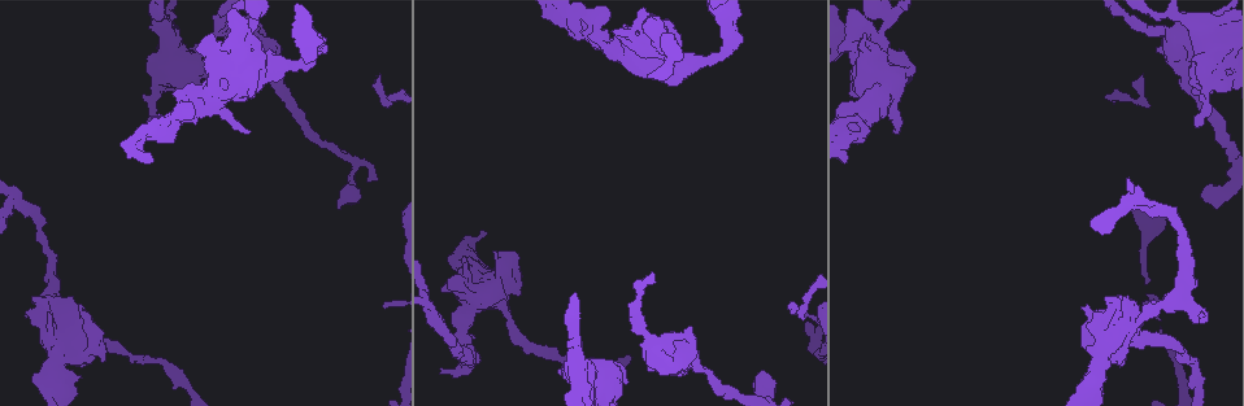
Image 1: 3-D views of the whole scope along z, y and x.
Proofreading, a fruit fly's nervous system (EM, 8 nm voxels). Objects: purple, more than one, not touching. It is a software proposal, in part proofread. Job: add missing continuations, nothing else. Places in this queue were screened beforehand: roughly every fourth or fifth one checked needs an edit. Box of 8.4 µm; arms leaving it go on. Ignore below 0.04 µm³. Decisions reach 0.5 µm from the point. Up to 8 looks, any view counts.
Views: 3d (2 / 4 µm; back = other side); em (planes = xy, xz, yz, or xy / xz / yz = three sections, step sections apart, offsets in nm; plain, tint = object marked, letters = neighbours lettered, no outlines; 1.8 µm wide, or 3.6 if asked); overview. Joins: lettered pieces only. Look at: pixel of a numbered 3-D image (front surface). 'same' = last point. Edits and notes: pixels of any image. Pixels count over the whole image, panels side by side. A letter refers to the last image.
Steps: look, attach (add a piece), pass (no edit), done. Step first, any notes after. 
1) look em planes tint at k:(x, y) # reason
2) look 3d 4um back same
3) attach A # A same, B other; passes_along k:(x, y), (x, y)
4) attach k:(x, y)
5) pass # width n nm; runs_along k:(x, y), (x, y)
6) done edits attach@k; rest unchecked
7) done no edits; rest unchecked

look em planes tint at 1:(153, 136) # free end

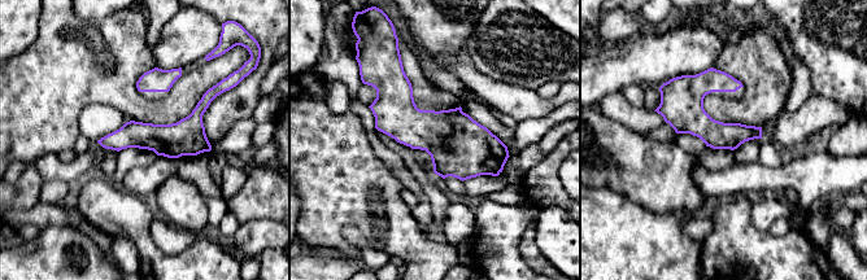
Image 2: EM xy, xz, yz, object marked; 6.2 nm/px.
look em planes letters same

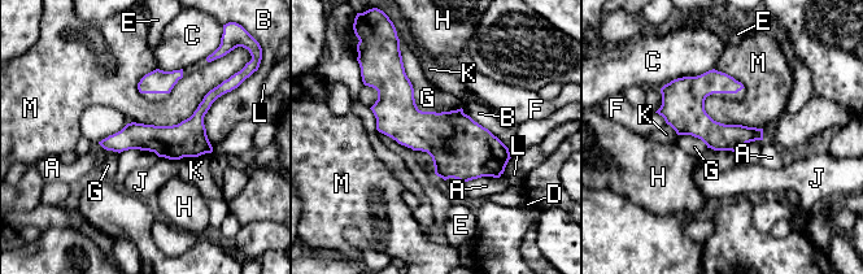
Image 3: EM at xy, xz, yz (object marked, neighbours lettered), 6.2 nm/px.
pass # A other, B other, C other, D other, E other, F other, G other, H other, J other, K other, L other, M other; runs_along 3:(210, 98), (177, 138), (104, 143); no lettered piece goes on from it

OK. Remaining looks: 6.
look 3d 4um at 1:(627, 35) # branch stops here

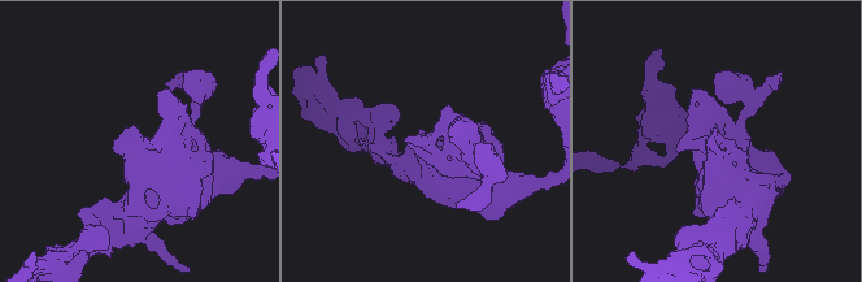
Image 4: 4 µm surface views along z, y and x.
look em xz step 8 tint at 4:(134, 125) # shape alone is not enough

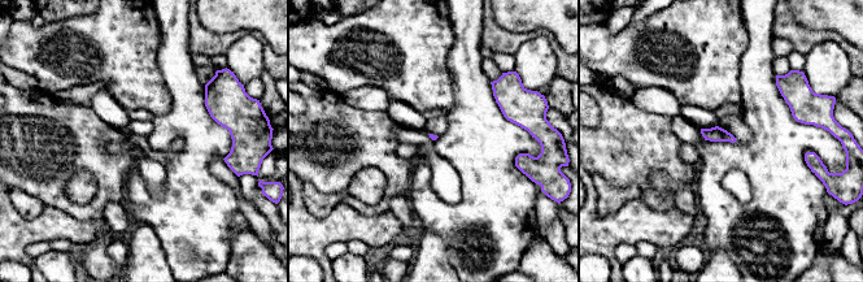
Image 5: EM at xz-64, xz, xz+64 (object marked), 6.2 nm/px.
look em planes letters same

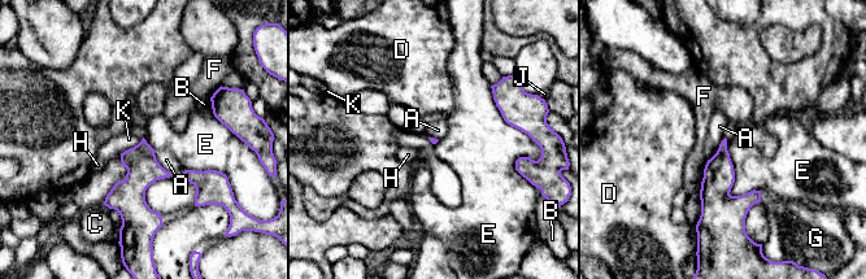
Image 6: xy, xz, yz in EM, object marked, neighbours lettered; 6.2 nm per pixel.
pass # A other, B other, C other, D other, E other, F other, G other, H other, J other, K other; border 6:(143, 138), (120, 153); none of them fits

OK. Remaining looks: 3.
look 3d 4um at 1:(1210, 94) # free end

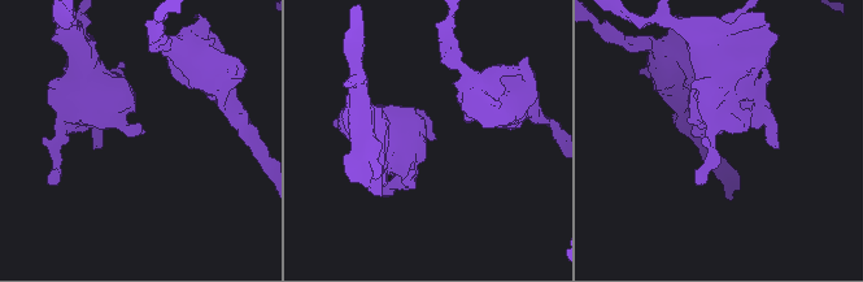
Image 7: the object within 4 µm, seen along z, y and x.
look em 3.6um planes letters at 7:(142, 130)

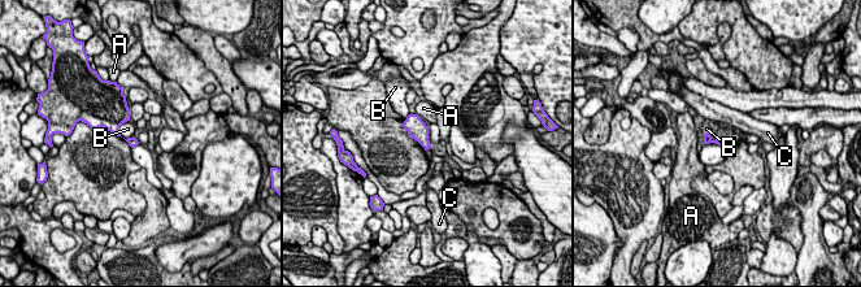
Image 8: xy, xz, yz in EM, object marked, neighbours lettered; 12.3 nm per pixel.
pass # A other, B other, C other; no lettered piece goes on from it

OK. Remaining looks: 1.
done no edits; rest unchecked

